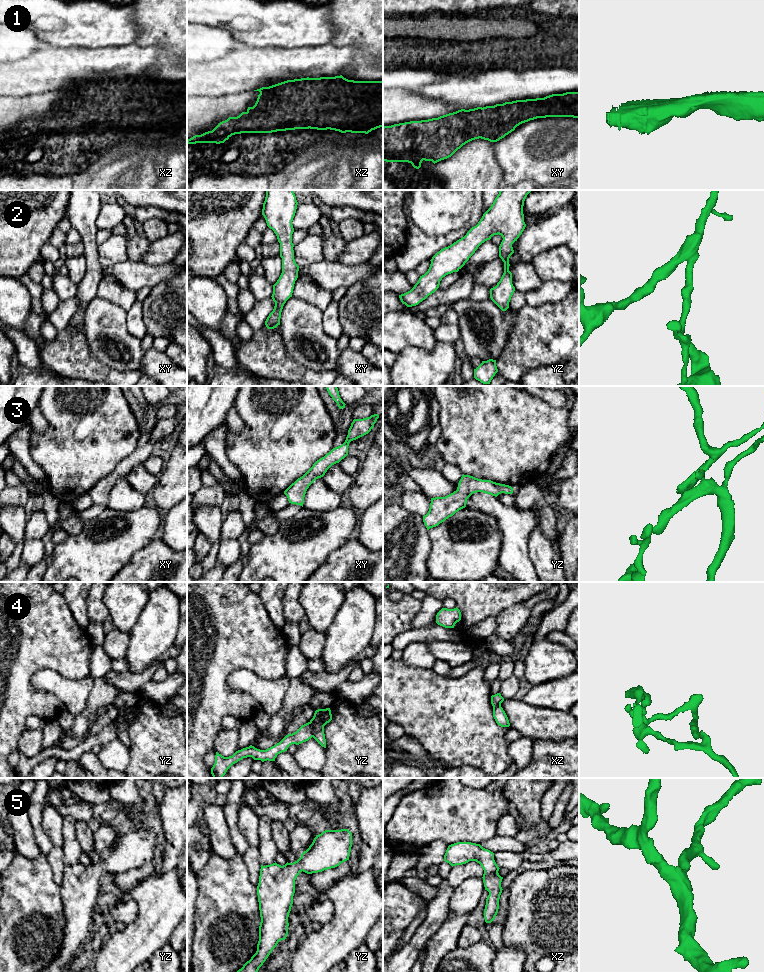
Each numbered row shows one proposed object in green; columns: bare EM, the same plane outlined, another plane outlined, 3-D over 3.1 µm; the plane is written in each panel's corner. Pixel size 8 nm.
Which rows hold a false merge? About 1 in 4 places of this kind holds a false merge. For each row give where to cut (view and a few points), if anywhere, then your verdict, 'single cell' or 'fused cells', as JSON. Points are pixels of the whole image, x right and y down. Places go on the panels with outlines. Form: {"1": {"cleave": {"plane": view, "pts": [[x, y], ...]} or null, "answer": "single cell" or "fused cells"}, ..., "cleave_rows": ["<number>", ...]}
{"1": {"cleave": null, "answer": "single cell"}, "2": {"cleave": null, "answer": "single cell"}, "3": {"cleave": null, "answer": "single cell"}, "4": {"cleave": {"plane": "yz", "pts": [[308, 722], [313, 736]]}, "answer": "fused cells"}, "5": {"cleave": null, "answer": "single cell"}, "cleave_rows": ["4"]}

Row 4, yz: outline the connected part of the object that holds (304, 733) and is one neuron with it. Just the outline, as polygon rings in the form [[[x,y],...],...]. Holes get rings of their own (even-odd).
[[[310,723],[302,725],[296,732],[286,735],[279,743],[266,749],[260,750],[250,745],[236,751],[232,756],[224,757],[218,752],[215,755],[215,763],[211,768],[213,778],[222,778],[227,770],[243,758],[252,757],[254,760],[275,761],[278,754],[287,751],[292,744],[299,745],[313,737],[313,731]]]

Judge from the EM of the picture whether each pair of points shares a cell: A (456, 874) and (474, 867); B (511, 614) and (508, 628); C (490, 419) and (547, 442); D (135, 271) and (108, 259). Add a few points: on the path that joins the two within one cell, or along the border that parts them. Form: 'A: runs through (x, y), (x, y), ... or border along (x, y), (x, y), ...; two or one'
A: runs through (460, 873), (470, 869); one
B: runs through (511, 617), (508, 625); one
C: runs through (504, 433), (533, 433); one
D: border along (128, 259), (103, 268); two

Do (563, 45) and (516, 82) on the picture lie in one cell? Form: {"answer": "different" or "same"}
{"answer": "different"}

